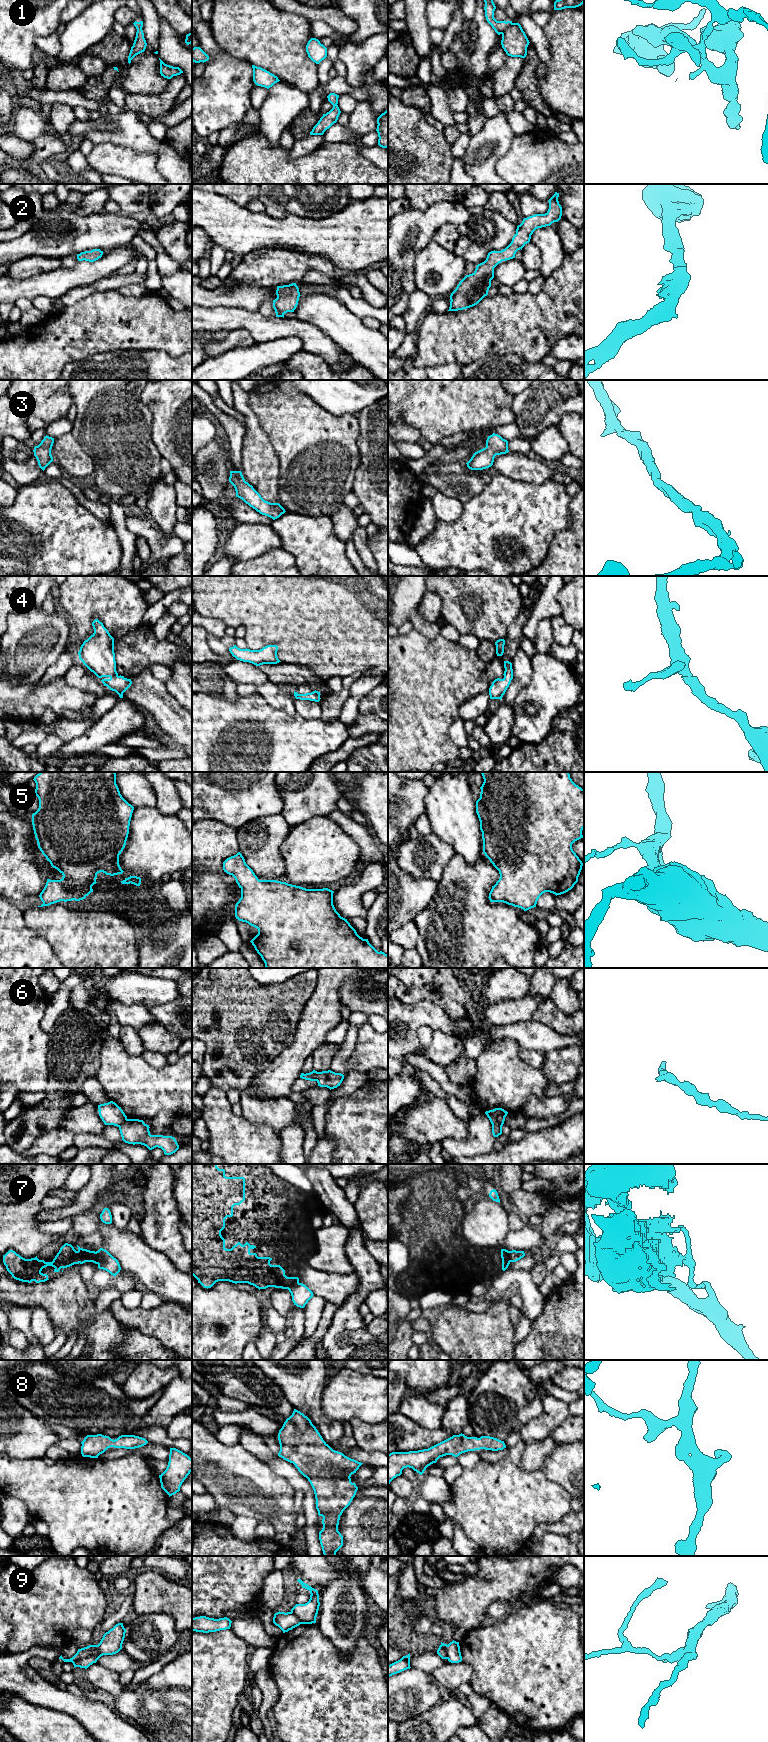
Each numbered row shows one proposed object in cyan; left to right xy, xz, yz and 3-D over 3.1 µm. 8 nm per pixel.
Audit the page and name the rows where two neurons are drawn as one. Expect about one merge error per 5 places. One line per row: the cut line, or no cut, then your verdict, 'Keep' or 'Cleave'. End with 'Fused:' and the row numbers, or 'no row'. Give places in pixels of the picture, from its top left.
1: Split along yz (512, 23), (501, 33). Cleave
2: No split. Keep
3: No split. Keep
4: No split. Keep
5: No split. Keep
6: Split along yz (503, 1122), (492, 1125). Cleave
7: Split along xy (95, 1252), (97, 1263). Cleave
8: No split. Keep
9: Split along xy (98, 1645), (98, 1652), (96, 1654), (87, 1655), (73, 1663). Cleave
Fused: 1, 6, 7, 9

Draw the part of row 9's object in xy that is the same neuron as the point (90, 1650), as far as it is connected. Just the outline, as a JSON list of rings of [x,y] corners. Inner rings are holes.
[[[89,1645],[87,1647],[78,1649],[77,1653],[70,1659],[64,1659],[62,1655],[59,1657],[59,1659],[62,1659],[64,1662],[74,1663],[87,1656],[98,1655],[98,1648],[98,1645]]]

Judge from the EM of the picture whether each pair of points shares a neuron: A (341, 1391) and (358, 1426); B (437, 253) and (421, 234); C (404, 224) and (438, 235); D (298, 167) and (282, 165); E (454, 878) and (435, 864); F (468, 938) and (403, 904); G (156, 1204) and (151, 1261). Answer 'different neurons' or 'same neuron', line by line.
A: different neurons
B: different neurons
C: different neurons
D: same neuron
E: different neurons
F: different neurons
G: different neurons

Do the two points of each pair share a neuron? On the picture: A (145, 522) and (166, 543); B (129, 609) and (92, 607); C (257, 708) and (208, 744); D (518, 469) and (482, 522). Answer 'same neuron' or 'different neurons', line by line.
A: same neuron
B: same neuron
C: same neuron
D: different neurons

